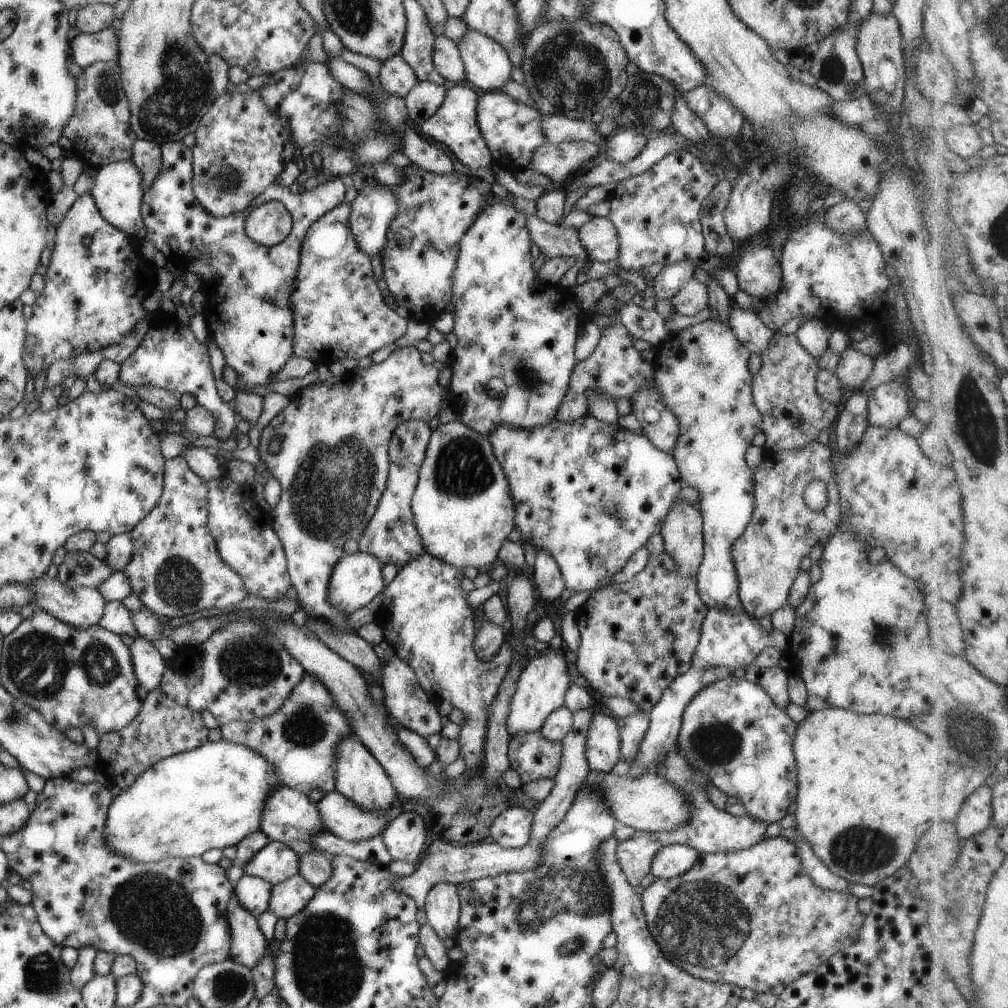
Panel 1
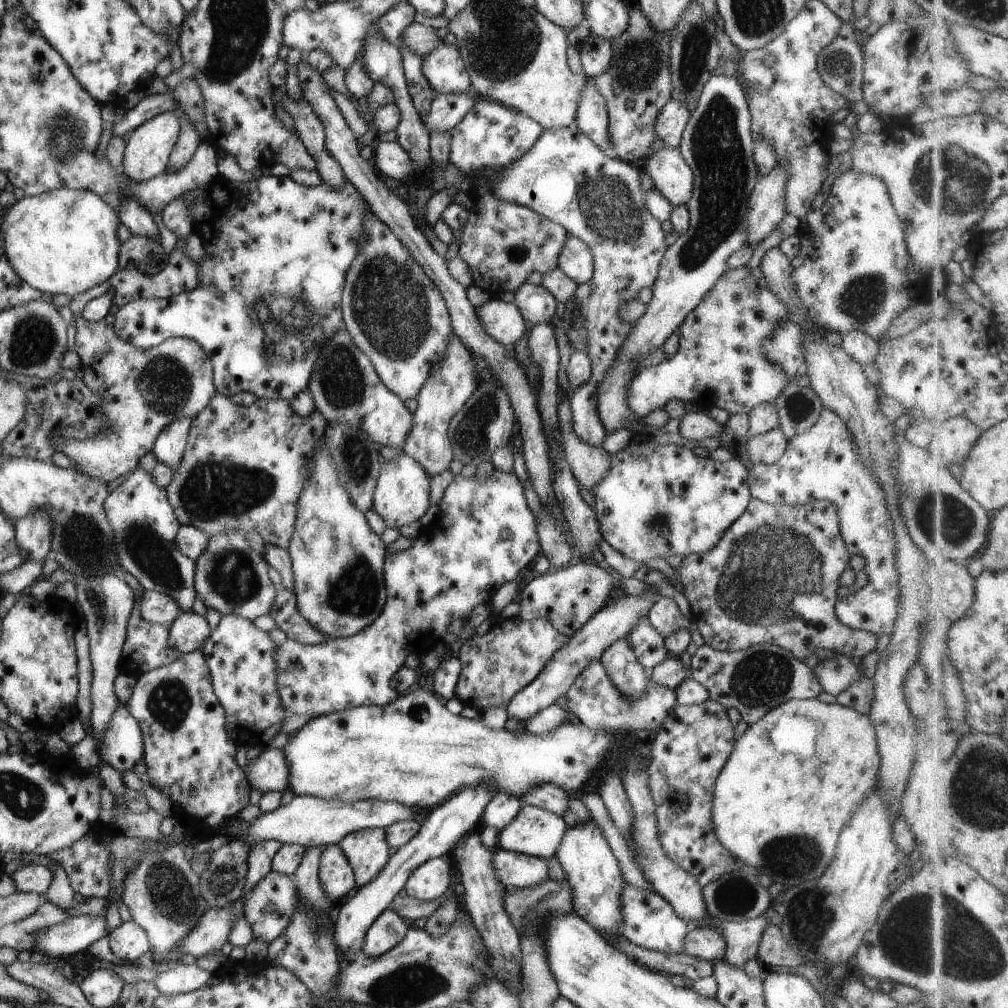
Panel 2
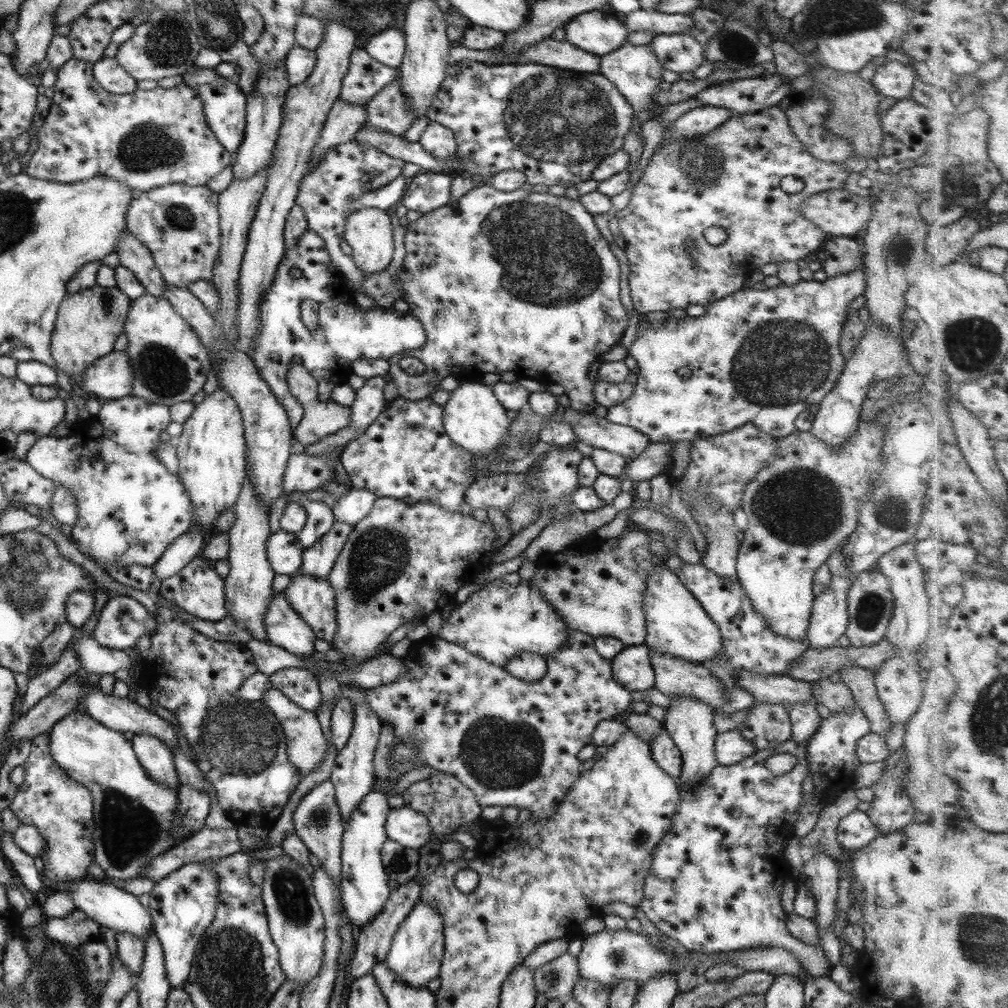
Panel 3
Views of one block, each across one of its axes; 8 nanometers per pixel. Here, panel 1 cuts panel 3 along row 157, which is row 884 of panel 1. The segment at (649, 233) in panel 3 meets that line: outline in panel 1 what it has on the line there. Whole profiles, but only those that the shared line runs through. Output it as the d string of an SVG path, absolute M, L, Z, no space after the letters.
M780 836L731 852L698 852L698 860L691 868L675 878L655 879L640 896L647 928L663 958L693 978L773 996L779 996L789 982L855 942L865 918L856 907L857 900L849 892L813 886L811 878L801 870L795 846Z

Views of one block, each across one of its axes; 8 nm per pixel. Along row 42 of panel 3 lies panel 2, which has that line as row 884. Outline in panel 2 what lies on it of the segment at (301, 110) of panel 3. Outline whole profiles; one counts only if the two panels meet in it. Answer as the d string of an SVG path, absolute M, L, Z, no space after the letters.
M338 843L324 846L318 860L321 890L334 905L355 886L354 874Z

